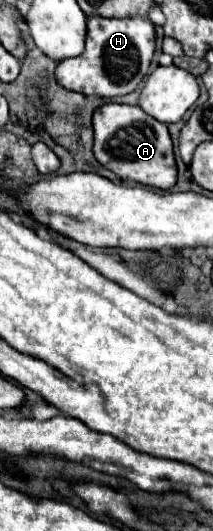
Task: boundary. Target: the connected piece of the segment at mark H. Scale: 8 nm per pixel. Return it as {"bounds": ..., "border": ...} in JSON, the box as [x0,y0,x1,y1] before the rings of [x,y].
{"bounds":[56,18,156,98],"border":[[[88,18],[86,48],[80,56],[62,60],[56,66],[56,80],[60,86],[84,96],[116,98],[136,90],[148,72],[156,48],[154,24],[148,18]]]}

